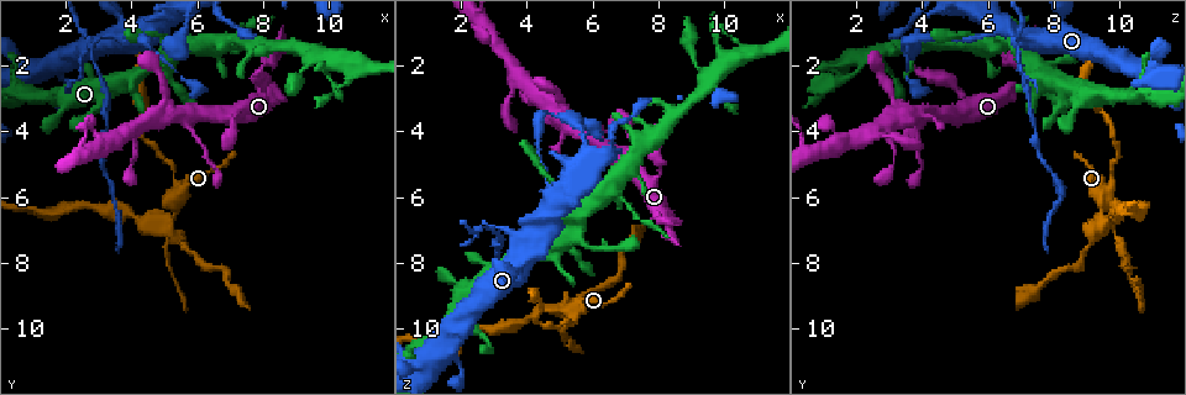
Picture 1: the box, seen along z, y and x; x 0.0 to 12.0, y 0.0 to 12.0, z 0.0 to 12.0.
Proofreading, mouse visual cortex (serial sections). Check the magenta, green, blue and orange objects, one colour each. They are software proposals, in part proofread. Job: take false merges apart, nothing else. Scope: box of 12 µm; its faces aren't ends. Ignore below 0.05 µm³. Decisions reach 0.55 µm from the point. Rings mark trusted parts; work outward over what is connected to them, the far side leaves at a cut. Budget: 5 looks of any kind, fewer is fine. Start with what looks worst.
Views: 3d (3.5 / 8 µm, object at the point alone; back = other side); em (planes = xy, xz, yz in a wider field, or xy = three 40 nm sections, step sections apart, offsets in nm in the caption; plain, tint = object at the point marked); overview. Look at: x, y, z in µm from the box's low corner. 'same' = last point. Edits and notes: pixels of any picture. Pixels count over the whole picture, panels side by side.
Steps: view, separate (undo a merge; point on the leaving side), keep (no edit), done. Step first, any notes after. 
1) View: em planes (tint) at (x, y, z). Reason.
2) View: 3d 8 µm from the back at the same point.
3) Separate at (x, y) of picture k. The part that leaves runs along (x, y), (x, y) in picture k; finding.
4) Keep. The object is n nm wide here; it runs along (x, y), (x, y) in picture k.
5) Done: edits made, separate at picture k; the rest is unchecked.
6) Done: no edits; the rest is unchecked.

View: 3d 8 µm at (4.9, 6.7, 9.3). Four arms meet.

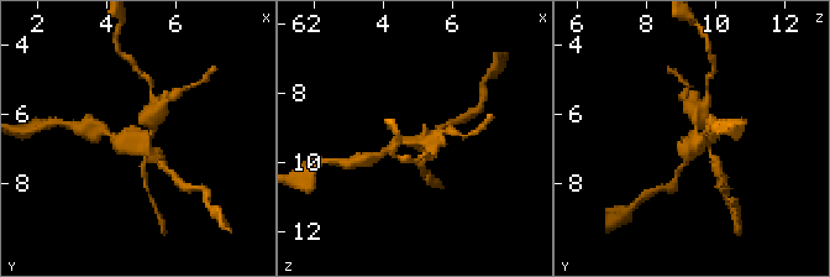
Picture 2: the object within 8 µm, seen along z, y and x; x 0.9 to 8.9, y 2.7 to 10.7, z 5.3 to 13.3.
View: 3d 3.5 µm at (5.0, 6.8, 9.4). Zoom in.

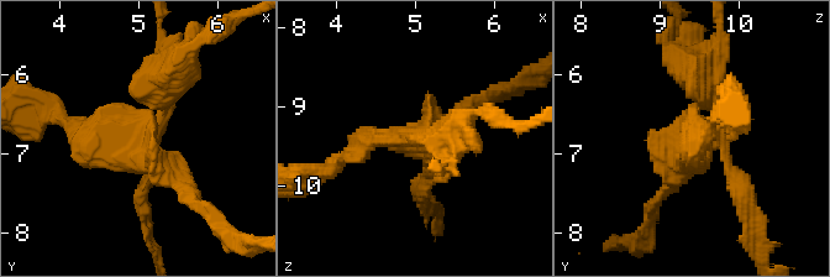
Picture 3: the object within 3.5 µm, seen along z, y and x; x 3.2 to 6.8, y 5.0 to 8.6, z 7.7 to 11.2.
Keep. It runs along (177, 66), (131, 134), (63, 123) in picture 3; continuous, no second cell.

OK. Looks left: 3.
View: 3d 3.5 µm at (2.8, 1.4, 6.8).

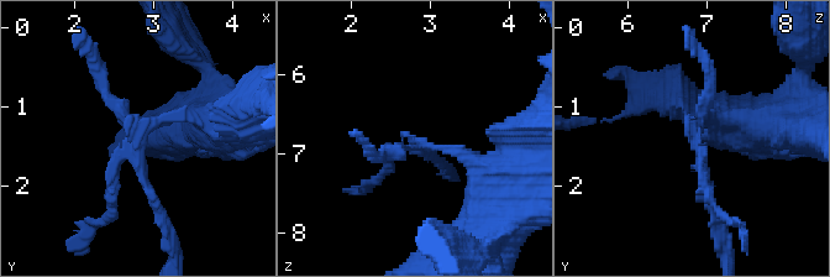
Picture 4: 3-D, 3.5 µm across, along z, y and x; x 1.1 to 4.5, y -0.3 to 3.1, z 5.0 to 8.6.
View: em xy step 5 (tint) at (2.80, 1.40, 6.85).

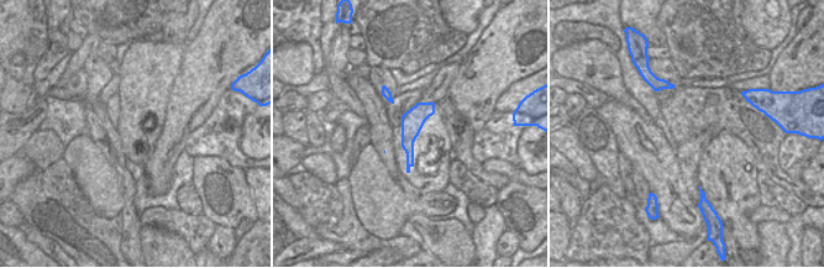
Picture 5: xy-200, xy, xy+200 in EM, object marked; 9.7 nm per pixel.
Separate at (129, 119) of picture 4. The object is 220 nm wide here; the part that leaves runs along (702, 116), (695, 147), (712, 208) in picture 4; a second cell is stuck on.

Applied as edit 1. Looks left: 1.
Done: edits made, separate at picture 4; the rest is unchecked.

